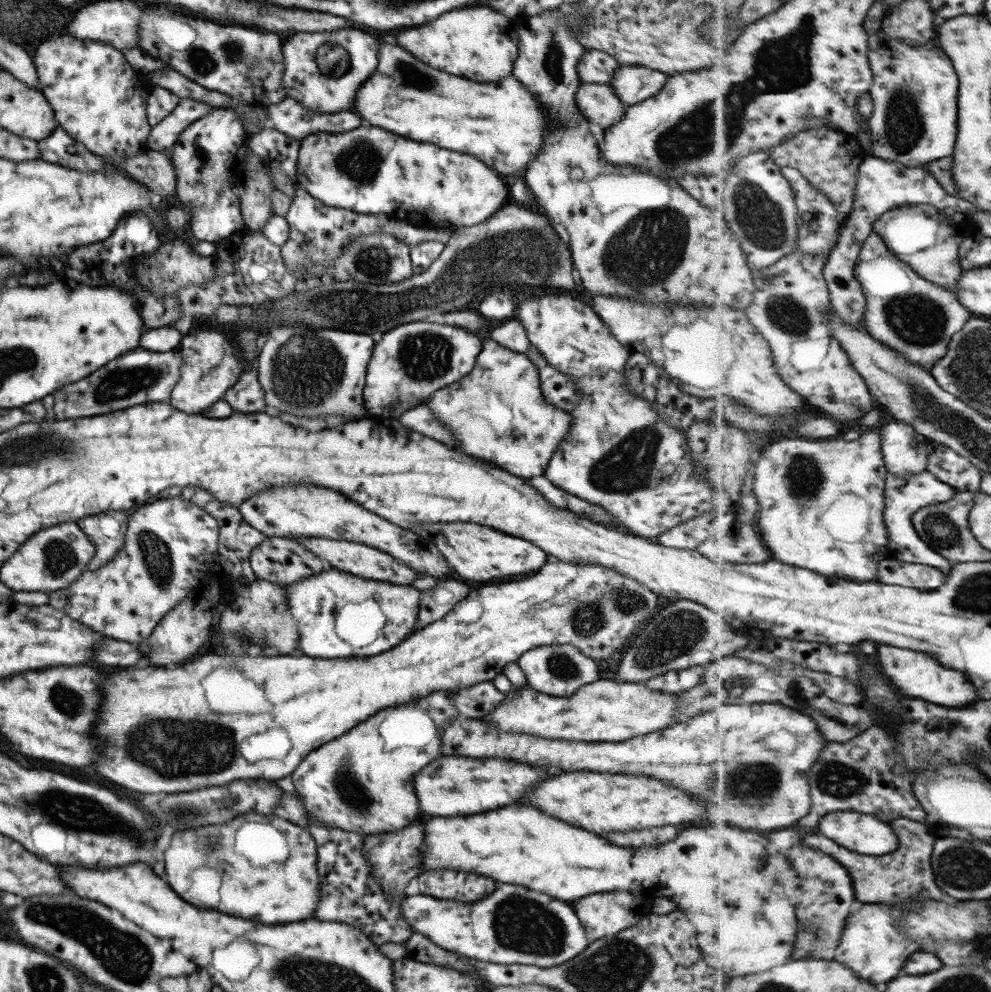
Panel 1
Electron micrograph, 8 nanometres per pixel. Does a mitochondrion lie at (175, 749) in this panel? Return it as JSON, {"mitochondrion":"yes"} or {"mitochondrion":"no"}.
{"mitochondrion":"yes"}

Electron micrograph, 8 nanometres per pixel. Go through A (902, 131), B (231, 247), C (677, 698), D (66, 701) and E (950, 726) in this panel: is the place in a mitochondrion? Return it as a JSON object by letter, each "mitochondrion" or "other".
{"A":"mitochondrion","B":"other","C":"other","D":"mitochondrion","E":"other"}

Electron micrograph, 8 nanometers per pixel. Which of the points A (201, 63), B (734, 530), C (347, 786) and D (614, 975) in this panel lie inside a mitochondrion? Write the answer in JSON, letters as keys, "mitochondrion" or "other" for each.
{"A":"mitochondrion","B":"other","C":"mitochondrion","D":"mitochondrion"}

